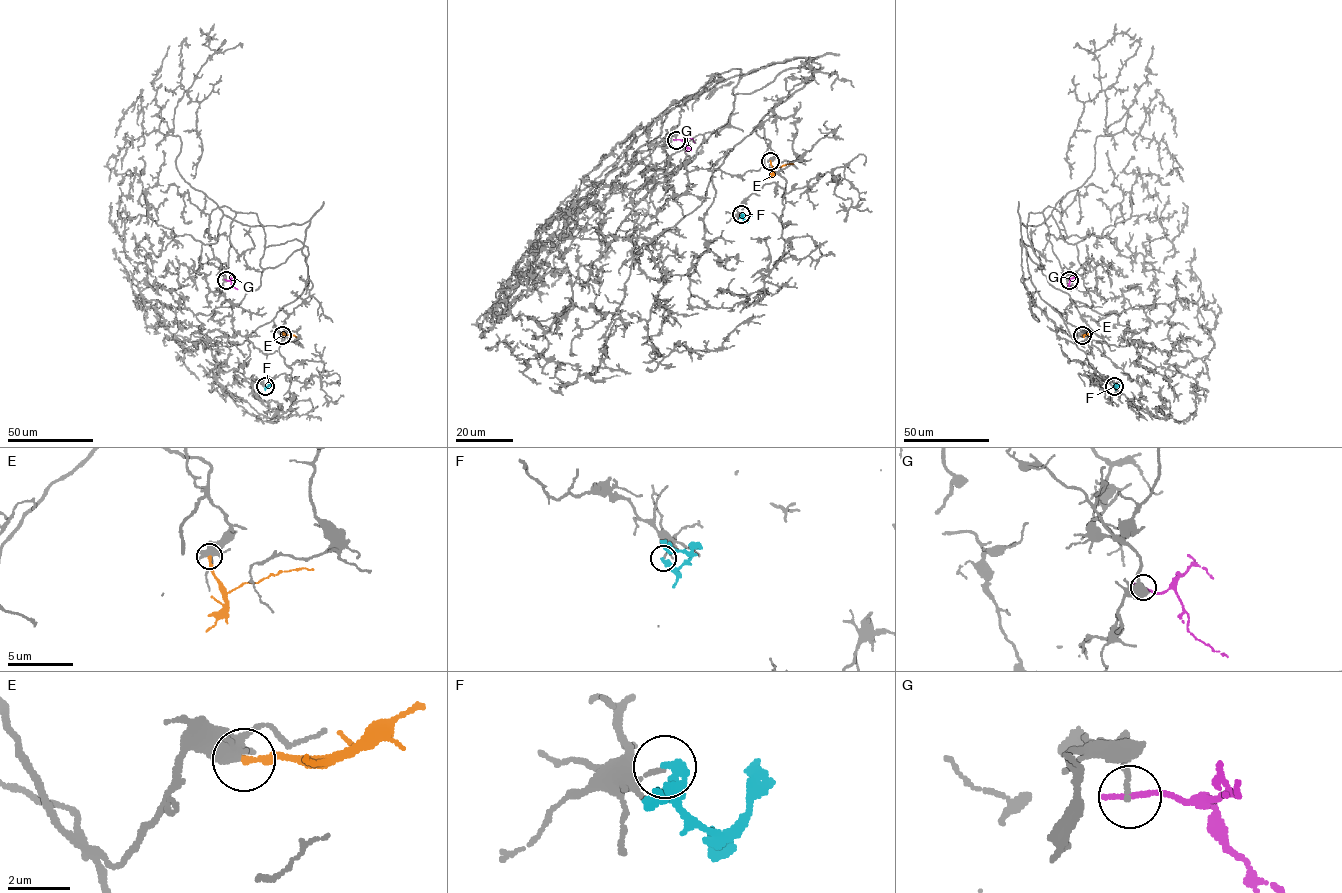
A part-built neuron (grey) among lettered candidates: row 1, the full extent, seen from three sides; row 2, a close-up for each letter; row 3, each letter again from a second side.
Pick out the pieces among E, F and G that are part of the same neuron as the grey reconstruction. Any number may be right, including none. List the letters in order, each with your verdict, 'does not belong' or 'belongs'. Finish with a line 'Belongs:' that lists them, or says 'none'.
E: does not belong
F: does not belong
G: does not belong
Belongs: none

